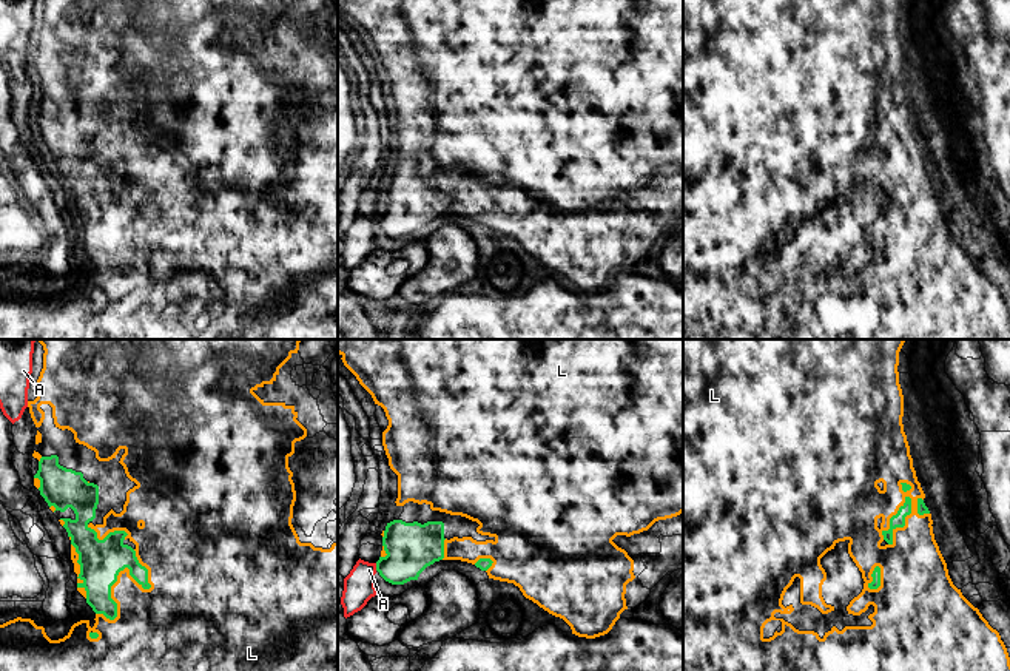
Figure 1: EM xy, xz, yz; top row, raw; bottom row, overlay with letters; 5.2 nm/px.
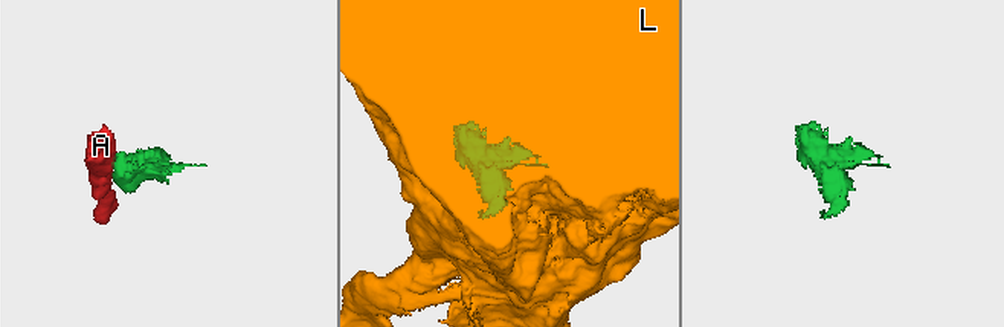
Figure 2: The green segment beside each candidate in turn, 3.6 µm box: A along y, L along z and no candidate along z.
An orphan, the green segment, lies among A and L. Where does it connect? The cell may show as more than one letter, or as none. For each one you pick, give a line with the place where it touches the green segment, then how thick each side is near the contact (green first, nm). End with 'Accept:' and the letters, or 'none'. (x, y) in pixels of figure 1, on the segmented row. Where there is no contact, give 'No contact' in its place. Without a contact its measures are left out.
L: Touches green at xy (122, 569). Thickness 220 nm (green) against 300 nm
Accept: L

